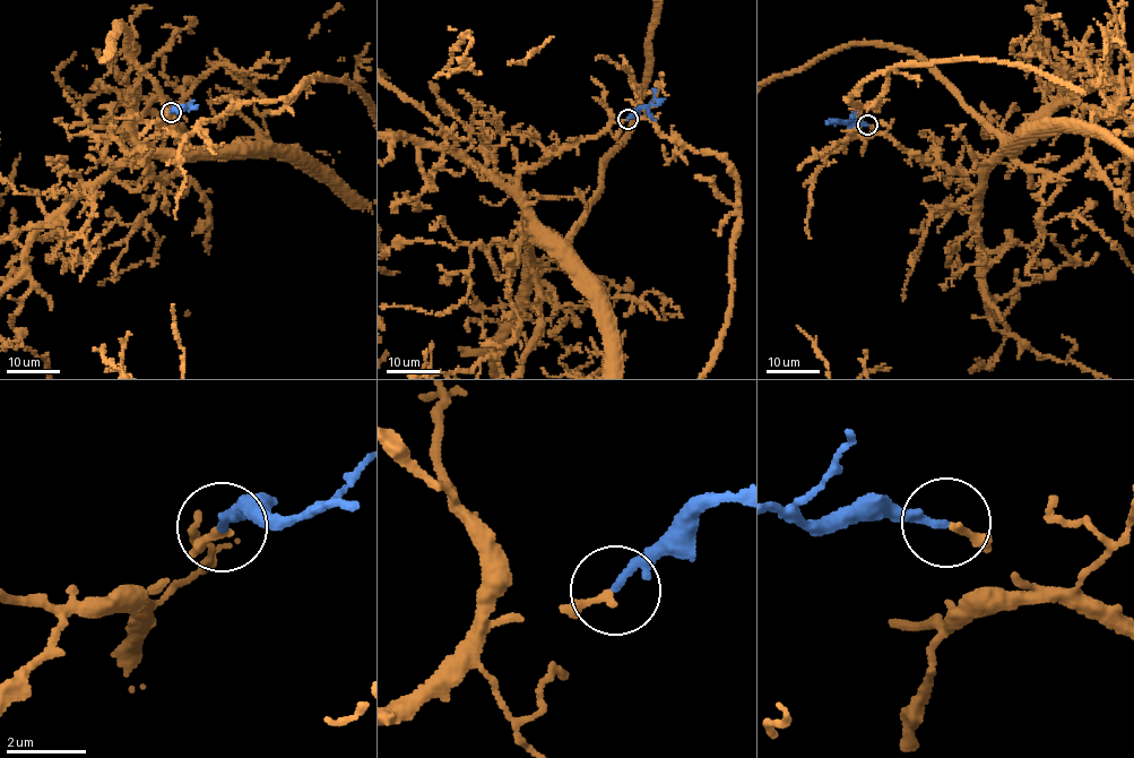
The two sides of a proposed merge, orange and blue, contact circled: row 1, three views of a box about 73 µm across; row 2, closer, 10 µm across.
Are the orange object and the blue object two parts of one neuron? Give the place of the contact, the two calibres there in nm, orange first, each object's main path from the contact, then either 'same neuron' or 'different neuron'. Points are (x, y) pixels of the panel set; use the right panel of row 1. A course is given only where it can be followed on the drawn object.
at (867, 125); 190 nm thick on the orange side, 150 nm on the other; orange runs (867, 125), (951, 172), (990, 169), (1003, 148), (920, 60), (882, 44), (849, 44); blue runs (867, 125), (836, 120), (828, 123); same neuron

